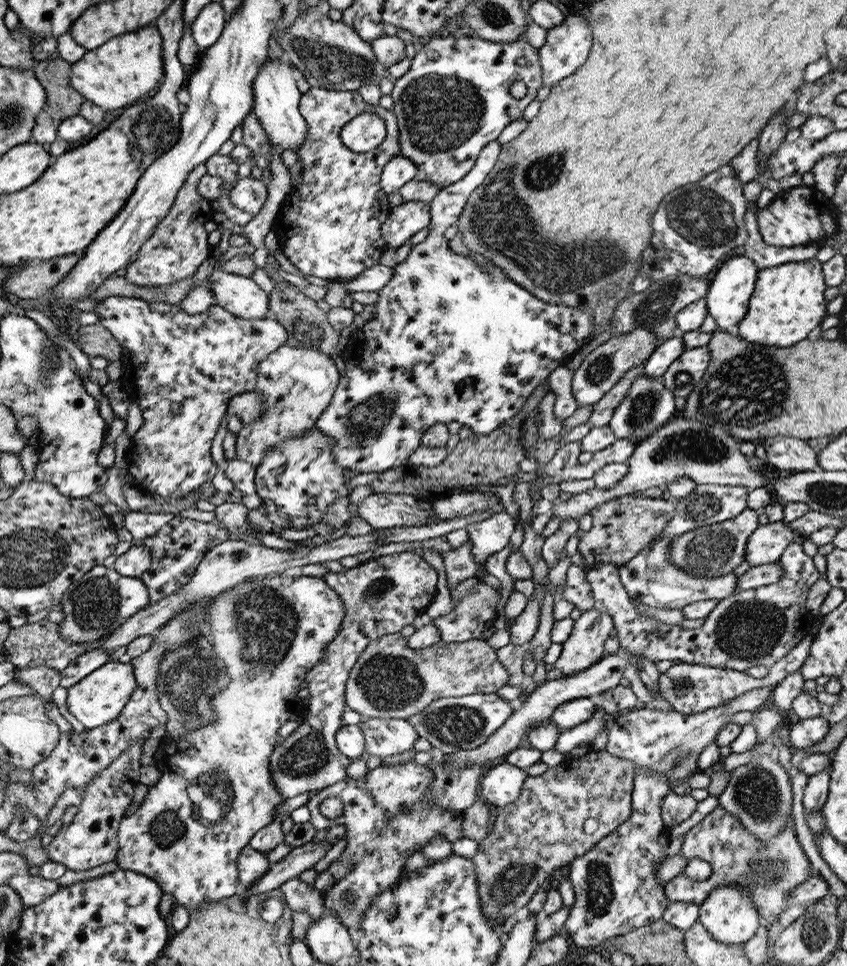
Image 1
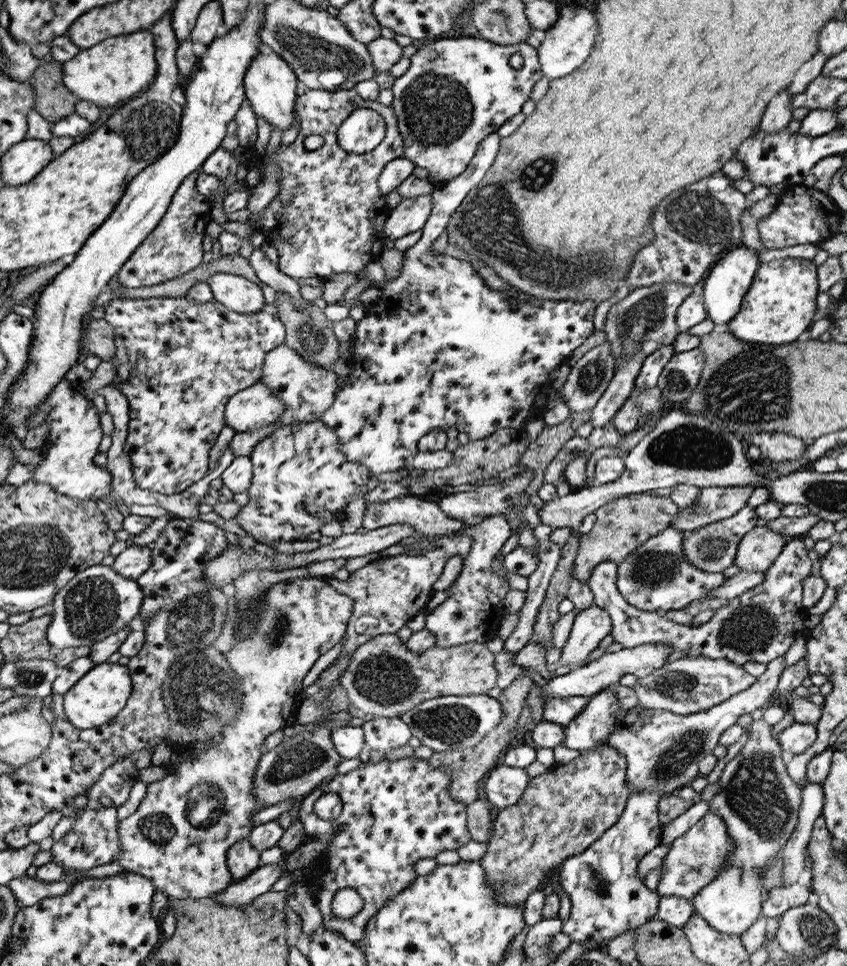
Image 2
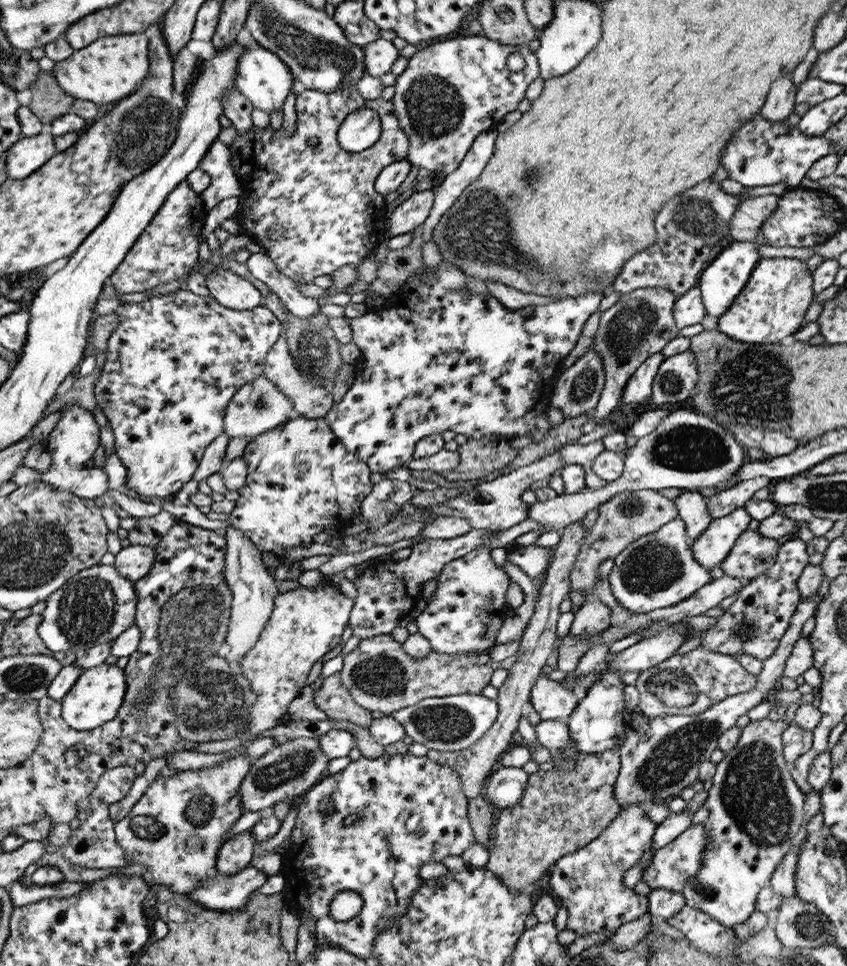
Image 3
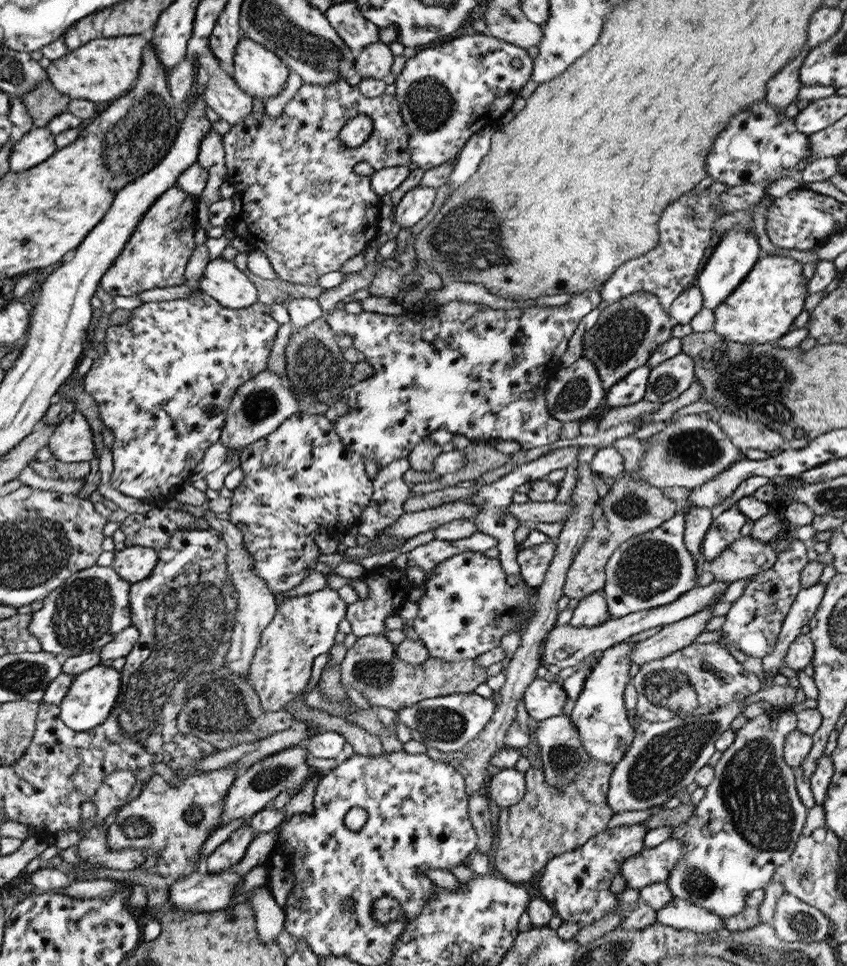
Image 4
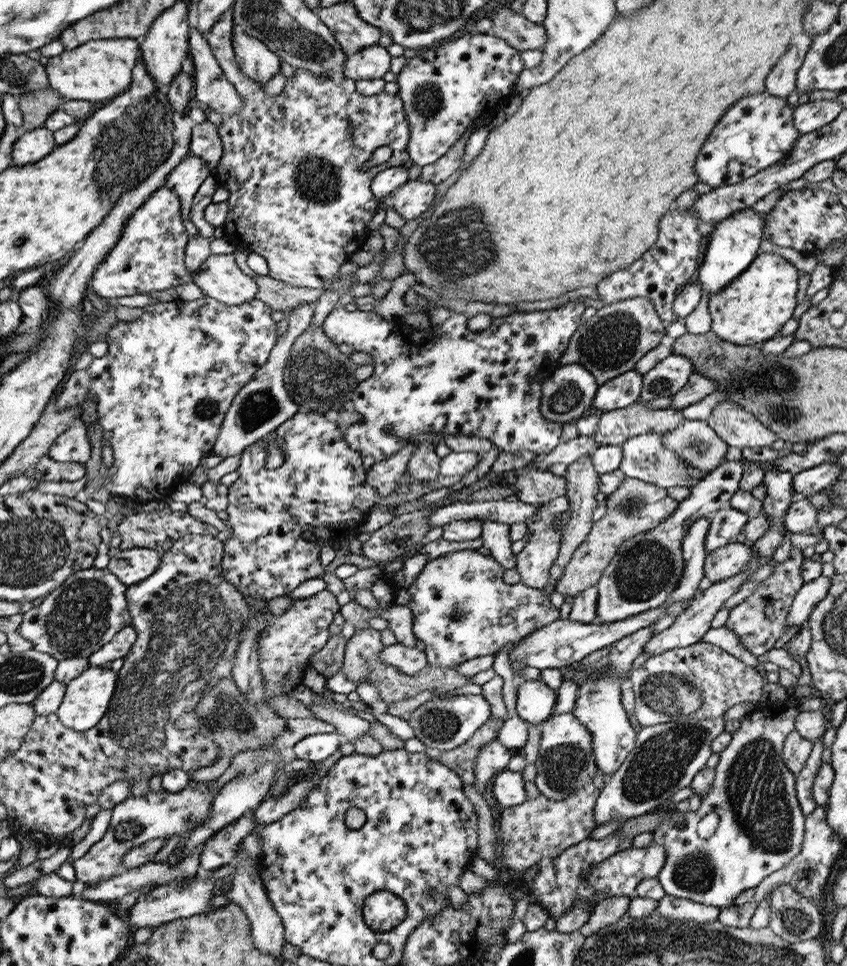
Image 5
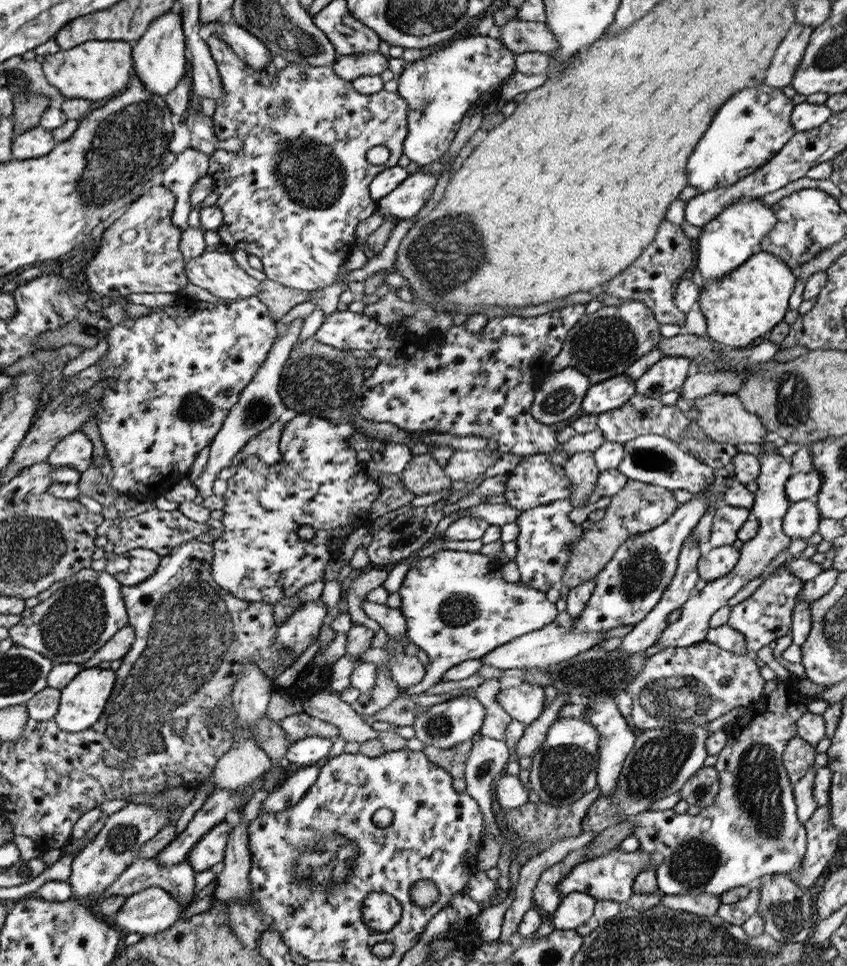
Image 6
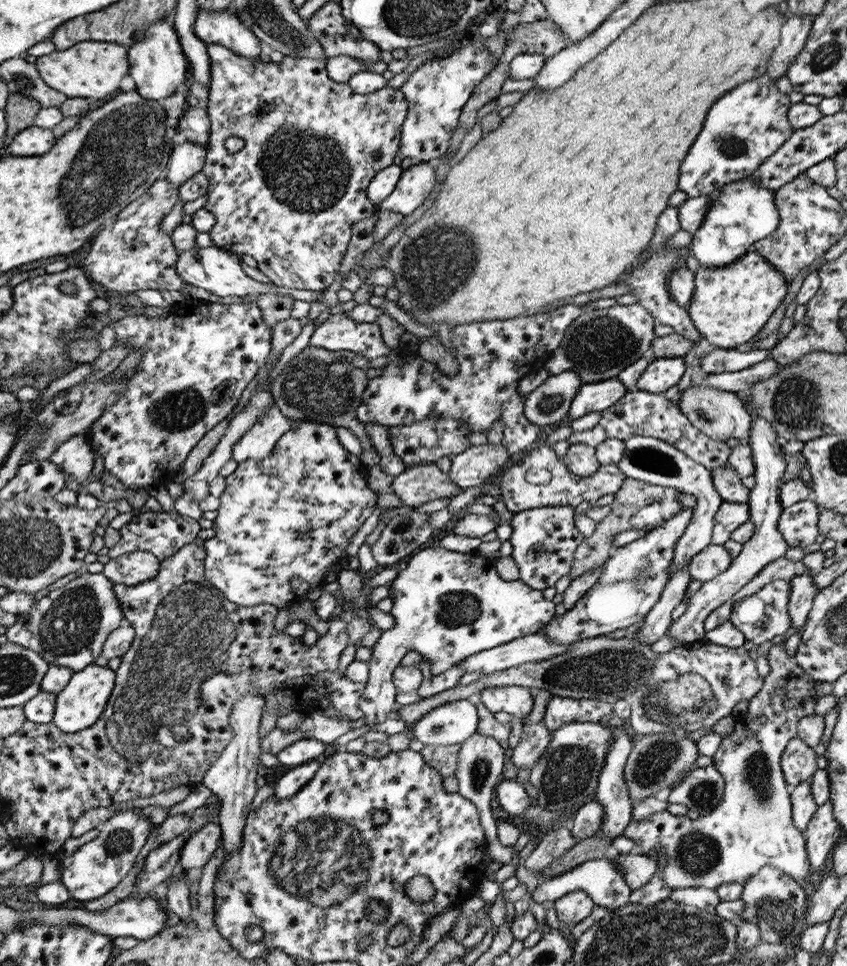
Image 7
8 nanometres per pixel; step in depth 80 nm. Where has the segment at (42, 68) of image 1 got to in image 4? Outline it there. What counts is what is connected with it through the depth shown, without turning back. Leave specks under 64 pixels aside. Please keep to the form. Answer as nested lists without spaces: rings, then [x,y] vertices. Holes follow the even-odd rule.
[[[48,79],[40,81],[22,97],[35,128],[46,127],[56,116],[68,112],[72,102],[69,96],[58,92],[53,82]]]

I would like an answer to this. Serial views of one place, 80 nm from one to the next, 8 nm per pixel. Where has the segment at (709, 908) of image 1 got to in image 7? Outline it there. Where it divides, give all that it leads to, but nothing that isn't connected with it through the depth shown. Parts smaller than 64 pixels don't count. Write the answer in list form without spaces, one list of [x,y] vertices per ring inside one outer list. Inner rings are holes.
[[[780,643],[773,645],[767,652],[767,660],[769,662],[770,672],[768,676],[763,678],[763,685],[760,692],[758,692],[754,698],[749,700],[748,713],[746,714],[744,724],[742,724],[742,726],[736,726],[736,728],[734,727],[734,730],[722,739],[720,748],[714,753],[713,766],[720,772],[720,775],[722,775],[722,779],[724,779],[725,782],[723,799],[718,803],[718,806],[710,812],[710,814],[700,816],[696,820],[691,820],[687,816],[678,817],[672,815],[665,809],[660,812],[652,813],[652,815],[649,815],[640,821],[631,821],[631,823],[624,829],[623,835],[626,838],[641,842],[641,848],[636,848],[636,850],[640,850],[640,854],[648,854],[649,850],[656,845],[660,845],[666,851],[668,860],[662,873],[665,887],[670,887],[672,890],[692,887],[704,887],[715,890],[717,886],[723,884],[738,883],[740,885],[745,883],[749,876],[758,872],[762,865],[778,867],[782,872],[790,875],[793,879],[804,878],[804,881],[806,881],[811,875],[810,863],[806,852],[805,833],[798,830],[796,826],[794,826],[794,821],[792,820],[792,807],[789,797],[790,789],[786,784],[786,779],[784,779],[784,774],[782,773],[781,756],[788,742],[797,736],[797,723],[801,721],[801,718],[815,714],[815,706],[820,697],[819,692],[815,689],[818,682],[812,680],[810,675],[795,661],[795,659],[788,655],[784,644]]]

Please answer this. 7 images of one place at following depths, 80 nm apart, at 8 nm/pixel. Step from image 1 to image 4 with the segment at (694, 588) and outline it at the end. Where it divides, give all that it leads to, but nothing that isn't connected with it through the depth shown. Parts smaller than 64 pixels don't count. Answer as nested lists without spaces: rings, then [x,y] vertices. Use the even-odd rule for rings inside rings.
[[[682,507],[659,528],[632,536],[614,552],[606,564],[606,584],[601,588],[611,618],[670,604],[698,586],[698,567],[684,543],[685,519],[686,511]]]

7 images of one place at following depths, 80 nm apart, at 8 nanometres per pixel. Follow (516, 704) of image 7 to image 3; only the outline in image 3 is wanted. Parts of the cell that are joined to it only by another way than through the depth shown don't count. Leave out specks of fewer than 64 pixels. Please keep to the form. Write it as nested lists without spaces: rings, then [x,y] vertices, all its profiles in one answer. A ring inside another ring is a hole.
[[[541,676],[531,688],[529,702],[541,720],[558,719],[567,721],[580,697],[568,690],[560,681]]]

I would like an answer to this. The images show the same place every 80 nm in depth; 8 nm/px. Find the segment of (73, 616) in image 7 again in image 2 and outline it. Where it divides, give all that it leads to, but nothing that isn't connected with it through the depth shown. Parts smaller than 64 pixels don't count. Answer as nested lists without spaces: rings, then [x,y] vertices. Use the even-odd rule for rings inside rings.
[[[110,566],[86,568],[62,587],[54,598],[52,622],[46,630],[46,639],[54,648],[92,646],[116,632],[129,627],[131,620],[141,612],[144,591],[138,580],[122,577]]]

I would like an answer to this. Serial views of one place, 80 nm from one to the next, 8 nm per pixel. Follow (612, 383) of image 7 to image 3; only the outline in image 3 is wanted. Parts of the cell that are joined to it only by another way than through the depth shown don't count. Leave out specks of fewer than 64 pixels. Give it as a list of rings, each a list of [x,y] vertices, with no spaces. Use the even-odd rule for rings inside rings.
[[[657,352],[651,354],[637,369],[636,372],[627,380],[626,386],[621,396],[624,407],[632,403],[642,403],[651,396],[652,383],[660,364],[664,362],[663,354]]]

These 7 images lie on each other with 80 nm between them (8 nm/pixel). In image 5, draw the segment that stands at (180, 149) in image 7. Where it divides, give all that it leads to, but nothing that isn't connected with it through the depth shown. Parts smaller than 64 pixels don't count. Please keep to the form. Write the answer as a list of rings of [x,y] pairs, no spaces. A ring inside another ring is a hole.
[[[192,152],[186,160],[174,167],[167,176],[165,187],[172,189],[180,199],[180,217],[188,236],[198,235],[198,229],[190,219],[190,208],[194,195],[208,175],[212,174],[206,162],[193,156]]]

